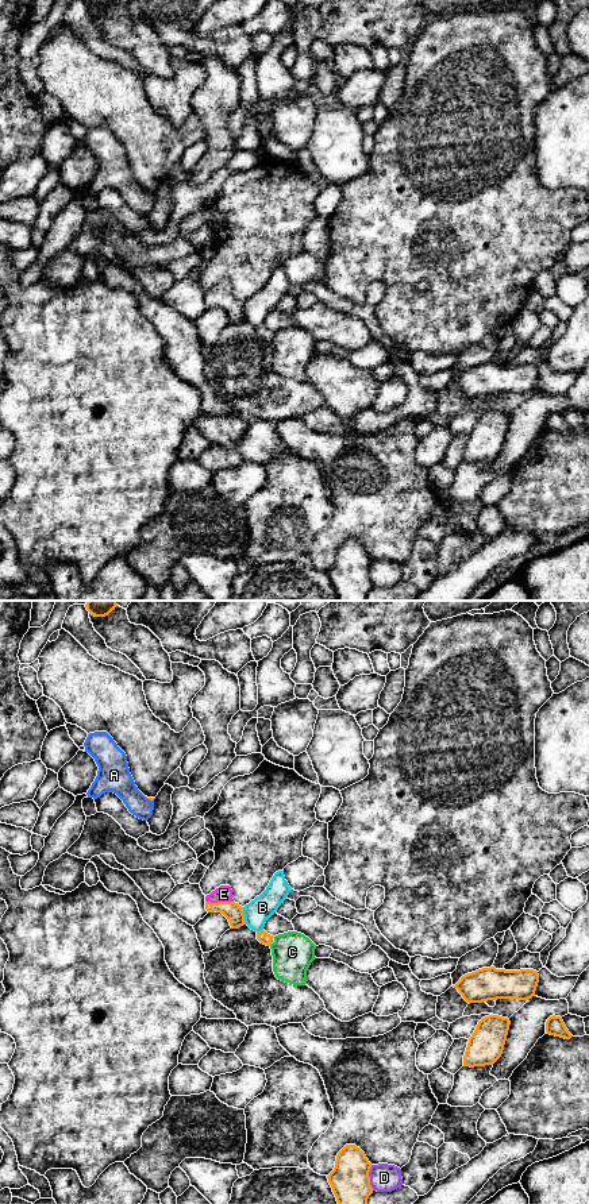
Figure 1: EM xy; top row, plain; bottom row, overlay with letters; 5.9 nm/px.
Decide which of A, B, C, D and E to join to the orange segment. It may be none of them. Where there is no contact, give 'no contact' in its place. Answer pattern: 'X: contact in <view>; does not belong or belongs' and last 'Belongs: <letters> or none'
A: contact in xy; does not belong
B: contact in xy; does not belong
C: no contact; does not belong
D: contact in xy; does not belong
E: contact in xy; belongs
Belongs: E

